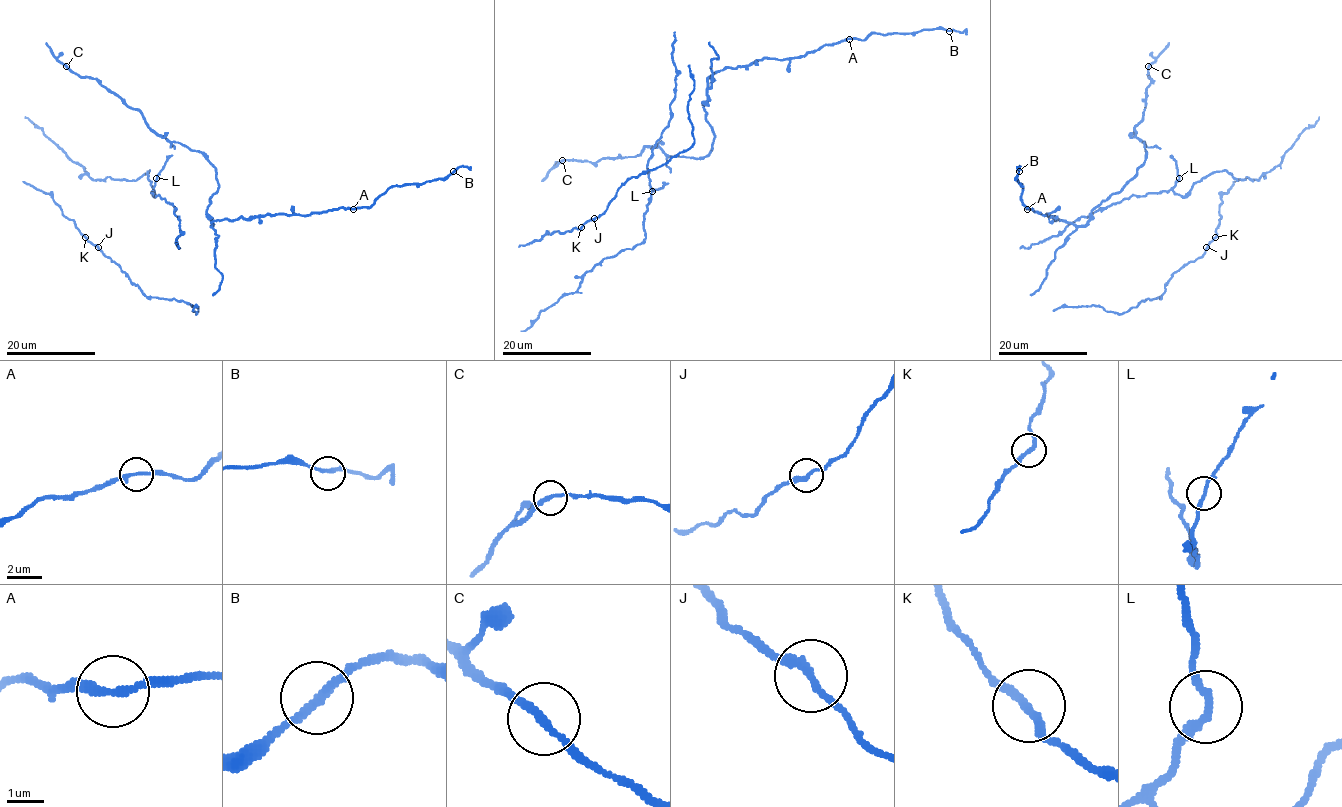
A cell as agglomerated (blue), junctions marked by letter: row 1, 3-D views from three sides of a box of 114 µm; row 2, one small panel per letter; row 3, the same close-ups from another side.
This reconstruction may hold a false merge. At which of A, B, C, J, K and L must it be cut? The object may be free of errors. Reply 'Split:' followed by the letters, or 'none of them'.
Split: none of them

